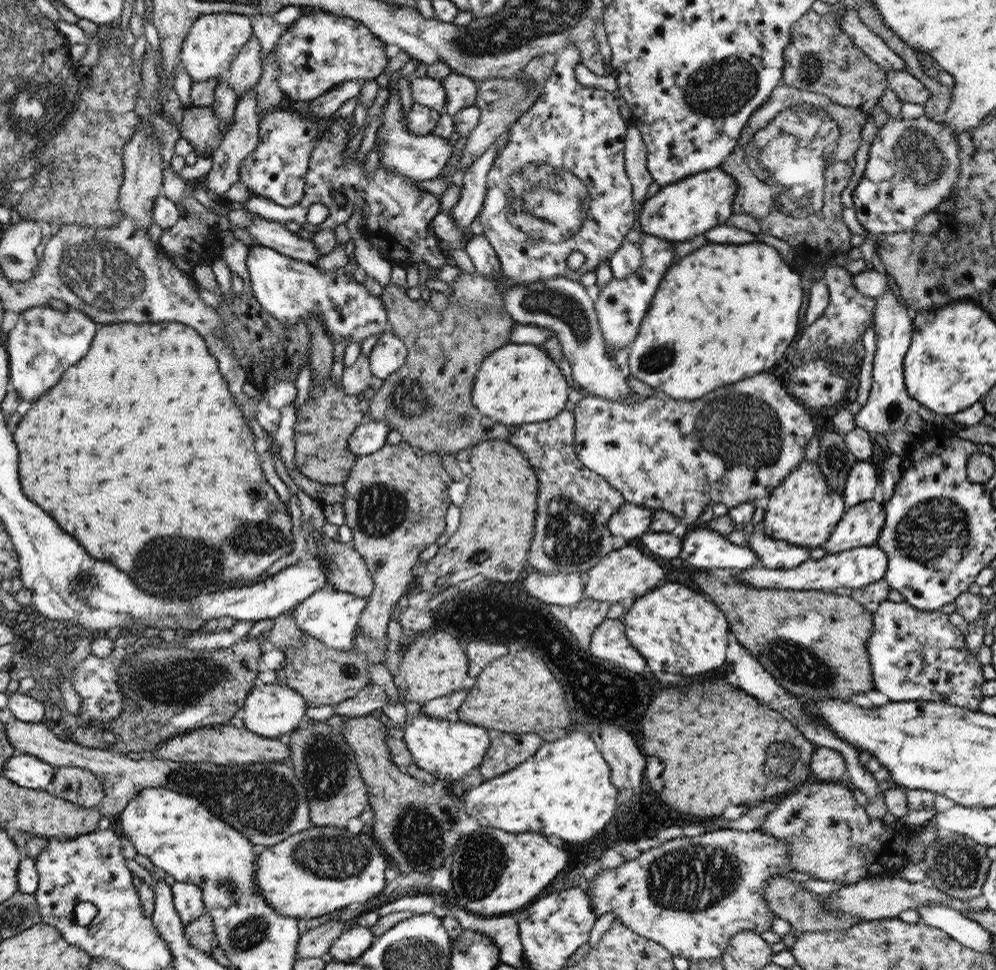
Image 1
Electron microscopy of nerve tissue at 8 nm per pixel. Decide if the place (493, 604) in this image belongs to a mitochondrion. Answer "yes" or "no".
yes

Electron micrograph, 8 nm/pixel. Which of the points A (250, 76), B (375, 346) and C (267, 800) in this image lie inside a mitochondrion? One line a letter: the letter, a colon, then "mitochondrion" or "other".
A: other
B: other
C: mitochondrion

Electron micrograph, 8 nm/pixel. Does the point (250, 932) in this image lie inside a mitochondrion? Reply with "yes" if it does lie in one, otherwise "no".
yes

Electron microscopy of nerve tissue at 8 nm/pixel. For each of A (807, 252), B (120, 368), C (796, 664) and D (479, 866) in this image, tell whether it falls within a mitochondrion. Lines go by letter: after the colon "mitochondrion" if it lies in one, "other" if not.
A: other
B: other
C: mitochondrion
D: mitochondrion

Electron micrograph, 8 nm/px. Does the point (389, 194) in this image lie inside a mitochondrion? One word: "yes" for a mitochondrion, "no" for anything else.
yes

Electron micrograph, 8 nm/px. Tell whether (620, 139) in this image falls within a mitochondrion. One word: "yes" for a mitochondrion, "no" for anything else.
no

